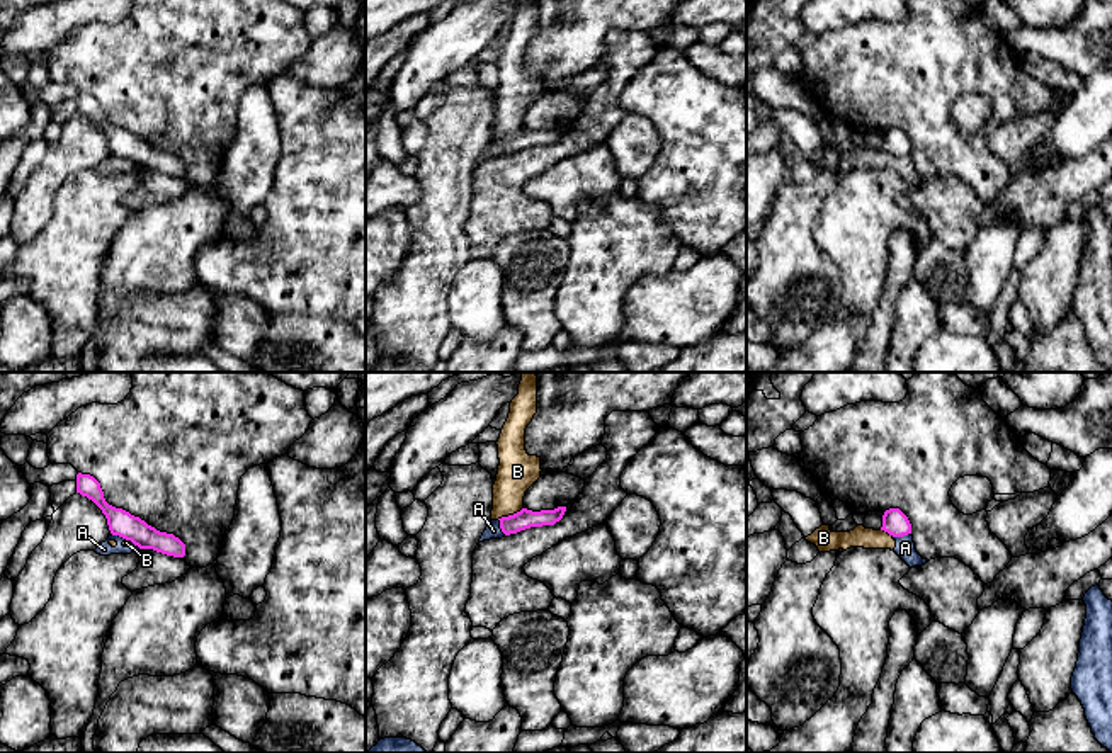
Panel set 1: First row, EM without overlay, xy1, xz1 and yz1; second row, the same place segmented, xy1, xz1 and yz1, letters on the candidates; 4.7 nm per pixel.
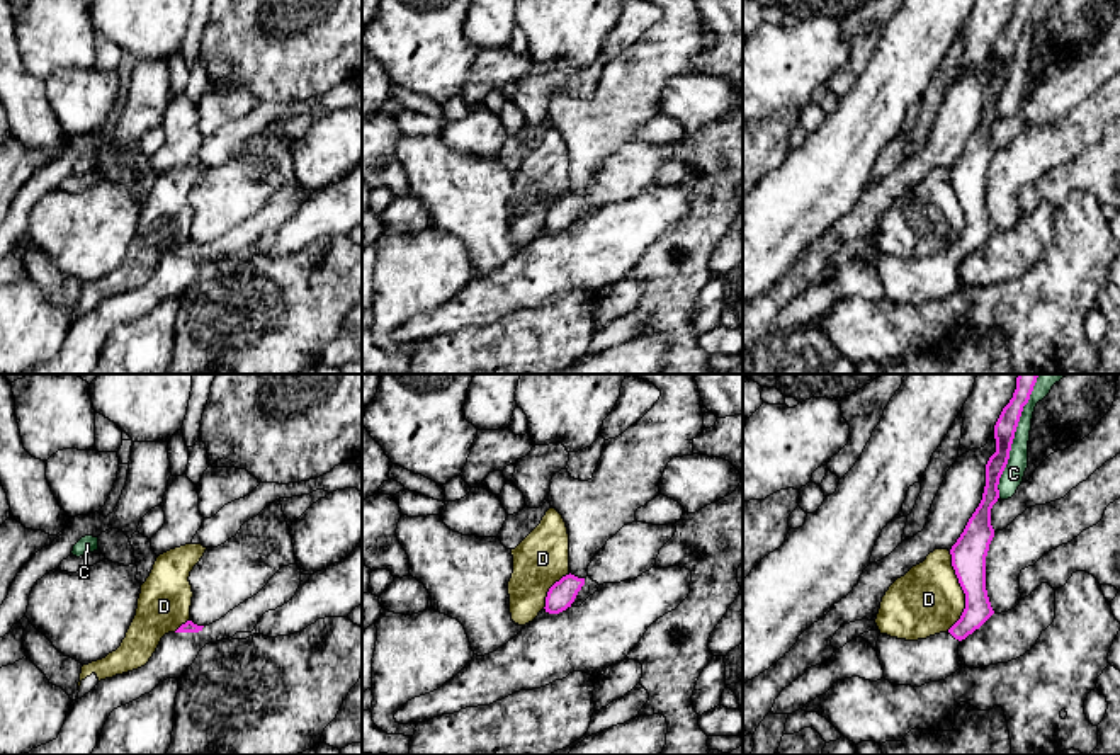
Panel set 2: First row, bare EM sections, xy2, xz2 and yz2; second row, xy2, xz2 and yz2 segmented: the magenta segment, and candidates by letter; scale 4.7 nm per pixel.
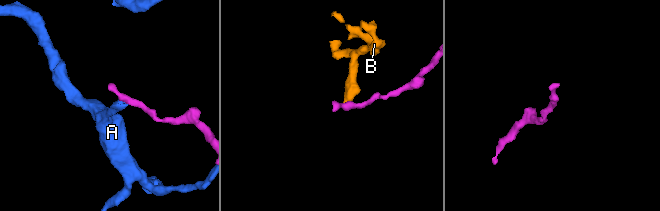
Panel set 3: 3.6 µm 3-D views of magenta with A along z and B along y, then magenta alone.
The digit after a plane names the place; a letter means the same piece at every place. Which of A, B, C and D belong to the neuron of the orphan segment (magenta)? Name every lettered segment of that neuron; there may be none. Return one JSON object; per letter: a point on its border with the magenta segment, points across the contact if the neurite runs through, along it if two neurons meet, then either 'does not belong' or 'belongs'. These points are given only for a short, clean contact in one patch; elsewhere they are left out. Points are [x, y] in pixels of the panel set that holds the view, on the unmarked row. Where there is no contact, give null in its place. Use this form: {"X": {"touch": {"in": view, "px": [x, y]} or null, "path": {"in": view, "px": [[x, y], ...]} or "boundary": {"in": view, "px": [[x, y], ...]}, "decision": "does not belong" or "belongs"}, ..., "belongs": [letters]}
{"A": {"touch": {"in": "yz1", "px": [902, 155]}, "boundary": {"in": "yz1", "px": [[910, 152], [893, 157]]}, "decision": "does not belong"}, "B": {"touch": {"in": "xz1", "px": [509, 135]}, "boundary": {"in": "xz1", "px": [[522, 126], [497, 138]]}, "decision": "does not belong"}, "C": {"touch": {"in": "yz2", "px": [1013, 56]}, "decision": "does not belong"}, "D": {"touch": {"in": "yz2", "px": [964, 211]}, "boundary": {"in": "yz2", "px": [[950, 170], [950, 184], [964, 213], [964, 230], [947, 250]]}, "decision": "does not belong"}, "belongs": []}

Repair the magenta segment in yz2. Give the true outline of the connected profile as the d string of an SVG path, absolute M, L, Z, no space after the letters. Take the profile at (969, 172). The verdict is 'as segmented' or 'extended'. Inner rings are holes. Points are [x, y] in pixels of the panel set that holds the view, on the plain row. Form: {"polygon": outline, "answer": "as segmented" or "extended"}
{"polygon": "M1016 0L1013 17L994 44L996 71L986 83L982 119L950 168L952 185L965 213L960 238L947 252L926 258L906 260L887 253L879 255L875 270L884 298L894 304L921 306L955 292L962 286L960 260L994 233L986 209L986 175L994 156L991 128L999 117L999 97L1008 83L1015 51L1035 2Z", "answer": "extended"}

